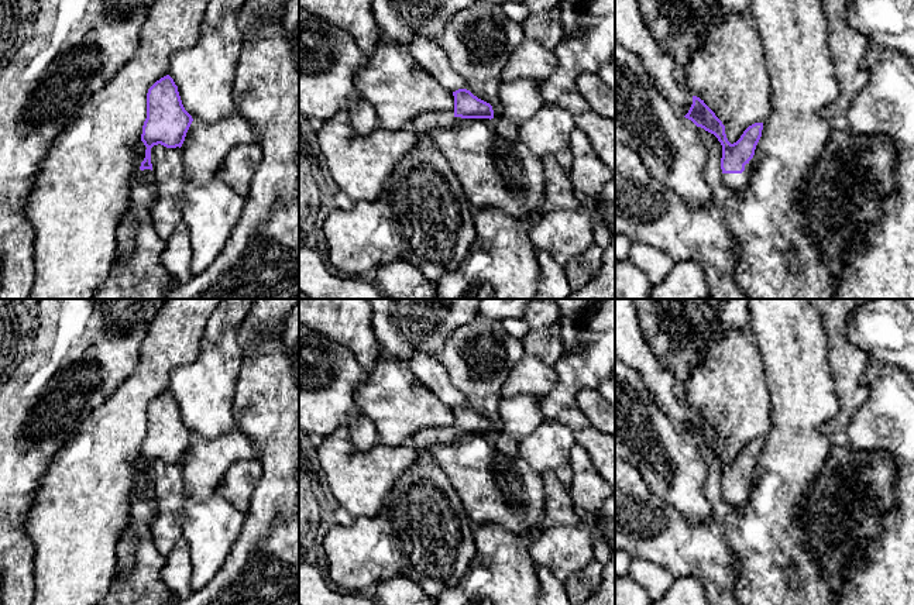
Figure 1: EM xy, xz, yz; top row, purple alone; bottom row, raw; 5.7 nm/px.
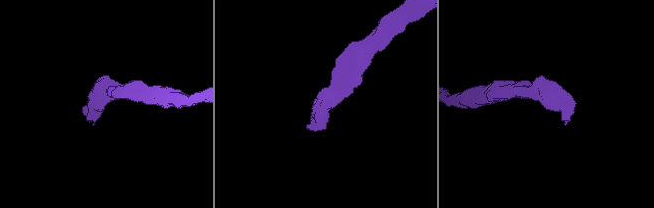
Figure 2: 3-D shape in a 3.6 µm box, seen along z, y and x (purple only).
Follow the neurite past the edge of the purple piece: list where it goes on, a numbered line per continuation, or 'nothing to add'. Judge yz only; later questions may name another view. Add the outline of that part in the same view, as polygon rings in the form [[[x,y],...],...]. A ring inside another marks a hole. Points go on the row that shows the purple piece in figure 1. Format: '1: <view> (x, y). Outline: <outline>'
1: yz (736, 182). Outline: [[[752,158],[745,165],[745,171],[742,173],[722,173],[722,181],[732,192],[741,192],[748,186],[753,171],[755,171],[755,159]]]

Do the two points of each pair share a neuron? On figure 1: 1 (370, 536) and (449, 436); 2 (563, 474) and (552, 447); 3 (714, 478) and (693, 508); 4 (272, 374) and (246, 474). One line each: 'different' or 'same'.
1: same
2: same
3: different
4: different

